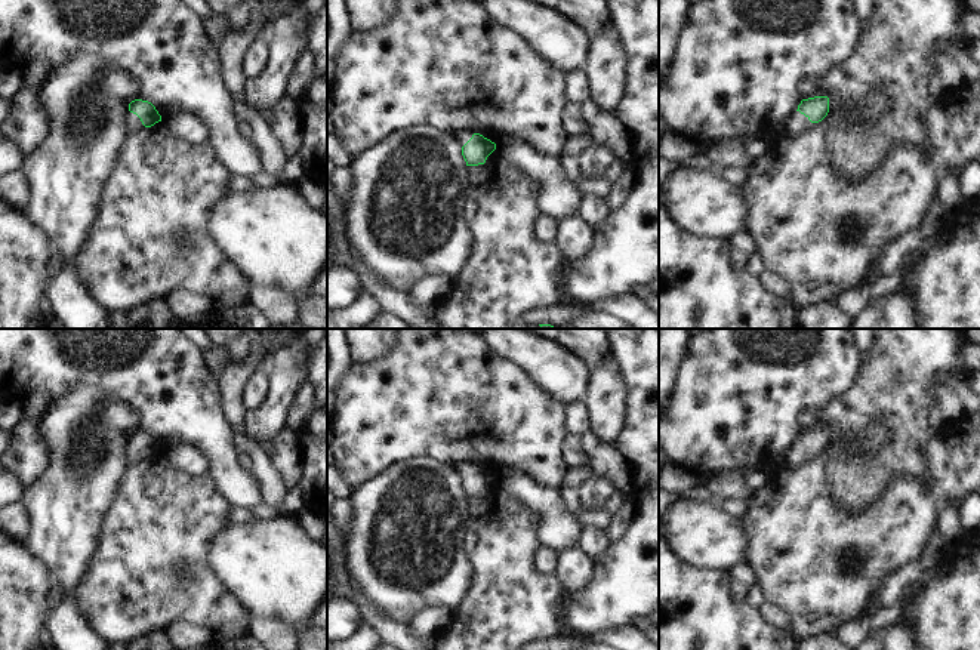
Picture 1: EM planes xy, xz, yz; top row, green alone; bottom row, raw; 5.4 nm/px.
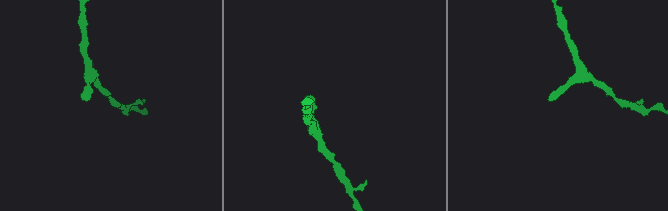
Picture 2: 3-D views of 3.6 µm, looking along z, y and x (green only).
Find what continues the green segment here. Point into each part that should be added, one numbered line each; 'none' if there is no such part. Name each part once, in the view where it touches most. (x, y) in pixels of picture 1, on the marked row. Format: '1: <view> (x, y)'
1: xy (133, 123)

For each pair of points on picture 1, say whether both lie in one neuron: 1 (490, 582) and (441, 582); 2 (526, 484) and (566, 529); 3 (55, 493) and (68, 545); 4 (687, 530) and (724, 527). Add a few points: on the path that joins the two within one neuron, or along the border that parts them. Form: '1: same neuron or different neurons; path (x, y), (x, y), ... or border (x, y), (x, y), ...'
1: different neurons; border (464, 548), (471, 566), (471, 587), (452, 610)
2: same neuron; path (535, 495), (555, 518)
3: same neuron; path (65, 507), (65, 532)
4: same neuron; path (696, 530), (715, 530)

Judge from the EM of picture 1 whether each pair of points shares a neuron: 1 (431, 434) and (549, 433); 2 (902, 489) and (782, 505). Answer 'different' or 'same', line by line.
1: same
2: same

